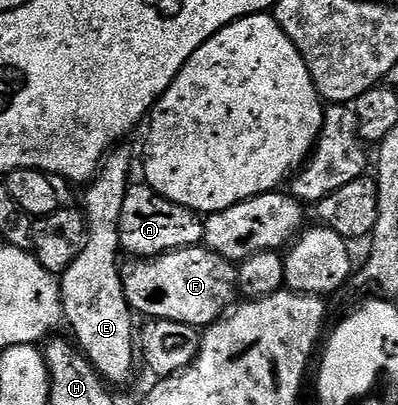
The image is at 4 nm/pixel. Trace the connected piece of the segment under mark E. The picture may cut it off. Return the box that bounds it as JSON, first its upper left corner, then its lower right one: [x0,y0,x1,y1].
[59,145,135,385]

